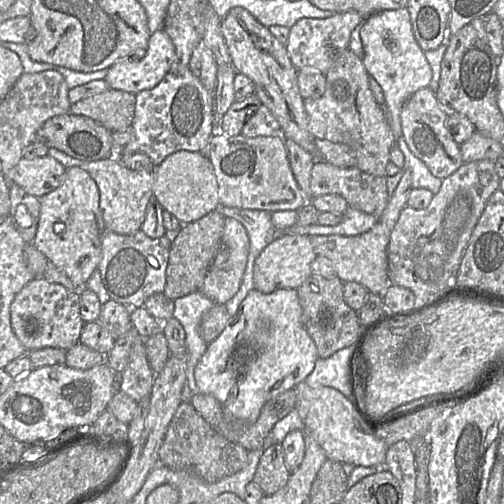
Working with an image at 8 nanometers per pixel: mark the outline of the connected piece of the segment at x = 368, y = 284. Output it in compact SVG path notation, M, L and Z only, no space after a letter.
M379 221L367 232L356 236L322 235L309 237L315 254L332 261L336 275L342 282L357 282L363 285L368 292L381 296L391 285L388 277L387 256L390 234Z

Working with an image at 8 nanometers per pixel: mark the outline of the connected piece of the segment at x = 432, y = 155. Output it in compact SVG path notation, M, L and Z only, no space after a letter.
M422 88L412 94L401 110L402 137L409 150L422 160L437 178L444 179L464 164L457 144L448 131L445 121L448 115L440 107L436 93L430 88Z

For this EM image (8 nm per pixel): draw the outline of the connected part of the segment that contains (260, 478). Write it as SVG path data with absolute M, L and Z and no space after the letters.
M272 443L263 451L252 481L264 495L271 495L285 486L290 474L284 461L281 443Z

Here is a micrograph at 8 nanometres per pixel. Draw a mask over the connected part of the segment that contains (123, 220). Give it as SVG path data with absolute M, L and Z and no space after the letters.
M117 157L84 164L99 189L99 206L106 229L120 235L139 231L146 216L147 206L153 199L155 171L128 169Z

